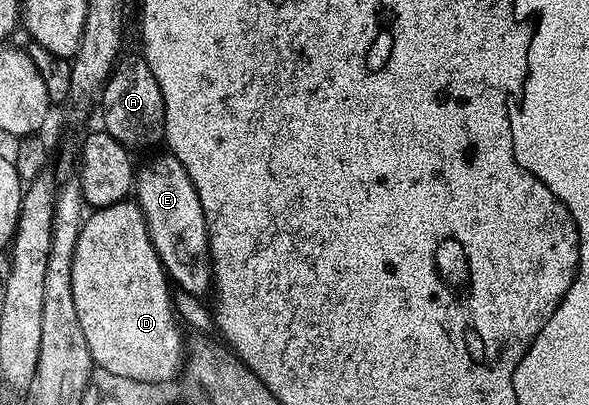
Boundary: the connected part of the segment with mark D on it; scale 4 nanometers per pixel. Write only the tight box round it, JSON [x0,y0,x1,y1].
[72,199,185,380]

